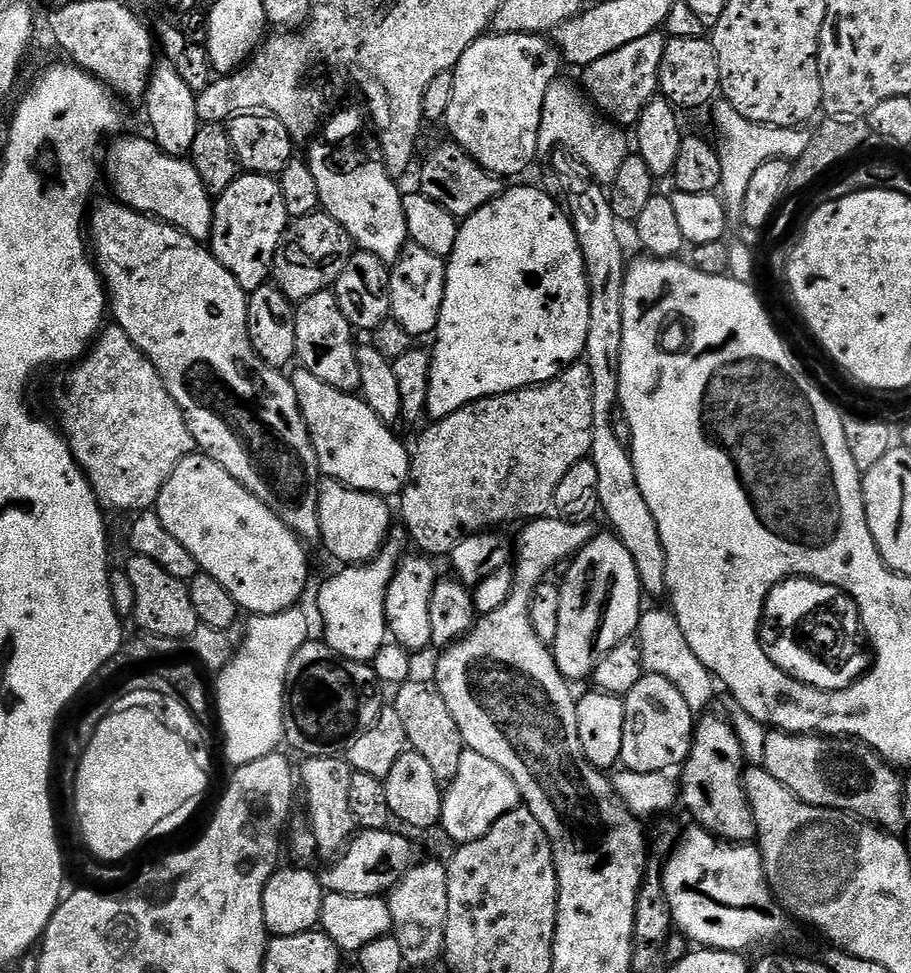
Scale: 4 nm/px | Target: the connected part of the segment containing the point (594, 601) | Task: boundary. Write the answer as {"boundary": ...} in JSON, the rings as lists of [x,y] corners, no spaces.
{"boundary":[[[608,530],[597,531],[567,568],[564,584],[559,585],[558,634],[550,647],[558,670],[566,679],[587,681],[596,663],[635,633],[640,624],[642,589],[630,550]]]}

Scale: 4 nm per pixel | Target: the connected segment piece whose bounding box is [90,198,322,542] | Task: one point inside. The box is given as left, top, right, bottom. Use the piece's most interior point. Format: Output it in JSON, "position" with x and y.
{"position":[185,312]}

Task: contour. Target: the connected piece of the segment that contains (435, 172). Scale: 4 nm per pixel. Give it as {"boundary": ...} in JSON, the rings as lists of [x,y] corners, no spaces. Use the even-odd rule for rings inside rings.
{"boundary":[[[455,142],[440,144],[437,148],[432,148],[428,152],[428,157],[420,164],[420,184],[418,190],[430,202],[438,202],[442,210],[450,210],[450,214],[457,218],[463,218],[482,210],[486,202],[502,195],[501,177],[495,176],[493,172],[488,172],[462,146]]]}

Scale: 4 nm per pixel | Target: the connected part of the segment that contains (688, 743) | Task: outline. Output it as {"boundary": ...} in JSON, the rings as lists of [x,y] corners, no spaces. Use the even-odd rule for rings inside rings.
{"boundary":[[[646,674],[634,685],[634,690],[630,690],[627,696],[623,697],[623,702],[626,710],[626,722],[622,726],[620,764],[627,771],[638,774],[671,773],[688,761],[694,735],[694,714],[690,710],[690,705],[686,703],[686,698],[682,698],[678,686],[674,686],[674,682],[670,682],[658,674]]]}

